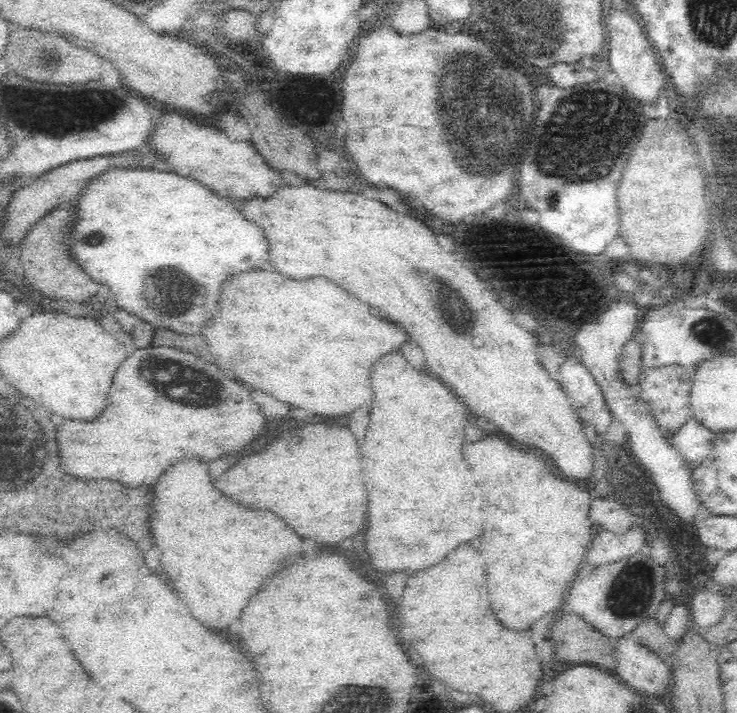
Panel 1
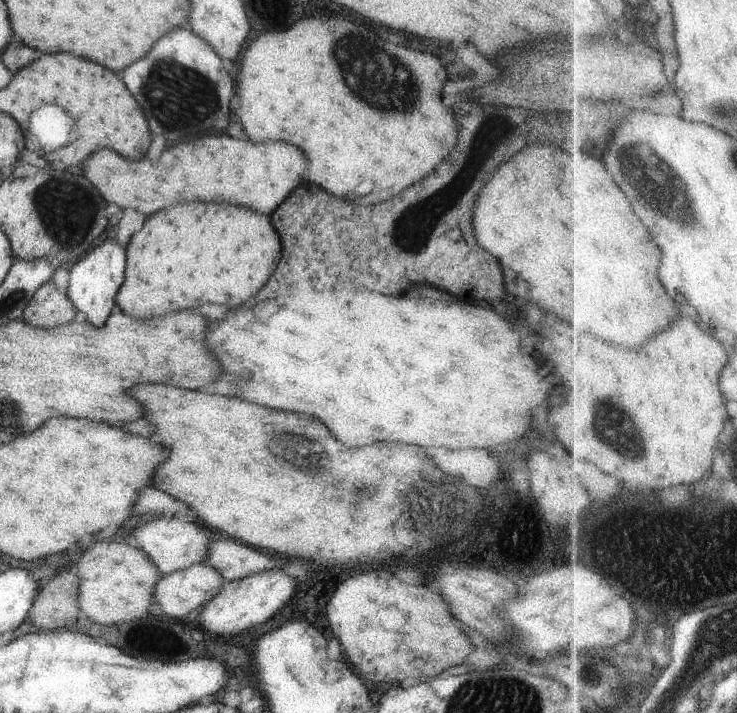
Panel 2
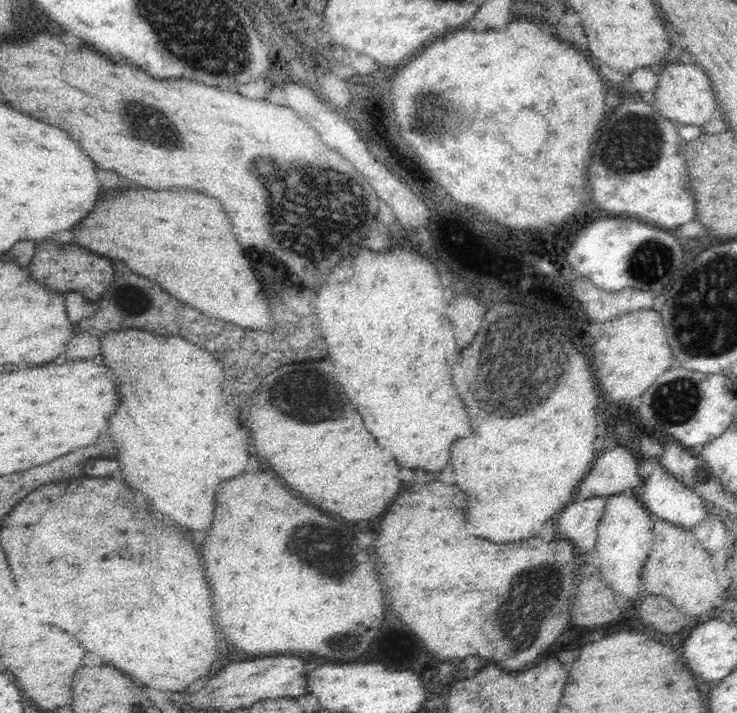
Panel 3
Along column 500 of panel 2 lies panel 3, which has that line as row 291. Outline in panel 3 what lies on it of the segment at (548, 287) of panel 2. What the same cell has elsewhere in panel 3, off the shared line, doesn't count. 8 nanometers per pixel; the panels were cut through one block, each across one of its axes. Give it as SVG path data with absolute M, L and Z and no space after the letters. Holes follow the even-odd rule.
M124 190L116 196L102 192L96 210L74 228L80 246L96 252L100 256L124 264L138 276L146 276L160 284L160 288L170 296L192 308L197 308L206 316L235 324L248 330L272 330L274 319L270 303L264 291L264 284L256 274L250 258L238 244L228 214L224 212L220 200L204 196L190 190L174 192L152 192L152 190Z

